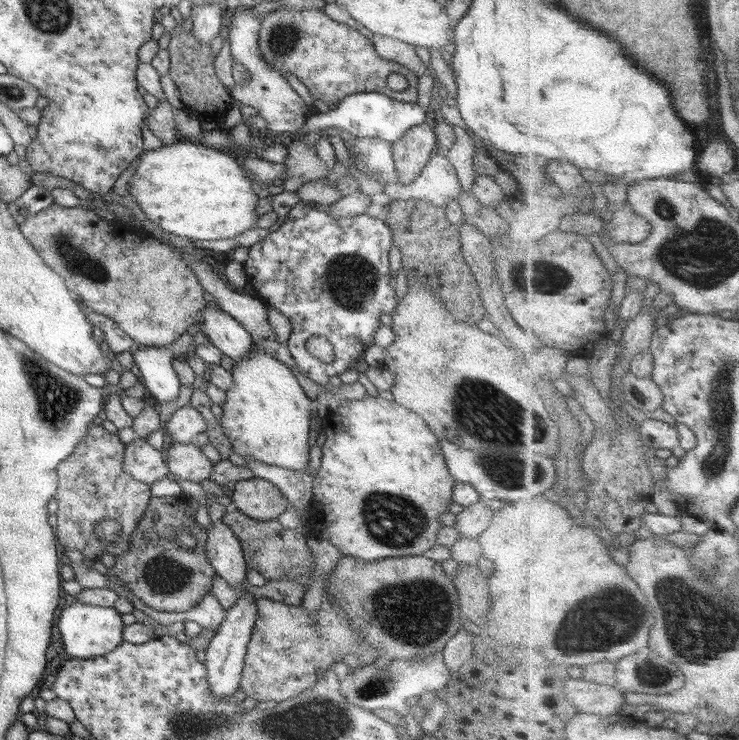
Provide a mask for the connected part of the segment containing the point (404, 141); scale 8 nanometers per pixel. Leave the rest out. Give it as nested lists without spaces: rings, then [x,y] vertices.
[[[430,122],[415,125],[409,128],[399,141],[392,144],[394,166],[396,166],[396,172],[398,172],[398,183],[410,184],[410,182],[414,182],[420,176],[424,165],[430,160],[430,155],[436,151],[437,136],[432,129],[433,124]]]

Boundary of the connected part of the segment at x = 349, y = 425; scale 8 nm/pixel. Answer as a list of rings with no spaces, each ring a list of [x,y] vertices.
[[[368,395],[366,398],[360,400],[346,400],[344,404],[340,404],[334,411],[330,411],[323,418],[322,432],[328,438],[322,447],[322,462],[320,462],[320,470],[318,470],[316,478],[314,478],[312,487],[313,503],[311,515],[313,522],[309,525],[309,528],[313,532],[313,536],[330,541],[340,550],[342,555],[352,556],[366,562],[402,556],[418,556],[436,545],[438,530],[443,527],[440,523],[440,517],[442,514],[449,512],[449,506],[453,503],[453,489],[459,483],[450,475],[443,454],[441,453],[439,439],[430,430],[422,416],[396,403],[396,401],[383,400]]]

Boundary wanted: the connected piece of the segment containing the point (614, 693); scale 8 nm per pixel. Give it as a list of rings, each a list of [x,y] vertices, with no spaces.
[[[568,677],[566,693],[582,713],[612,716],[612,714],[620,714],[620,710],[627,704],[627,693],[618,686],[597,684],[584,678],[572,679]]]

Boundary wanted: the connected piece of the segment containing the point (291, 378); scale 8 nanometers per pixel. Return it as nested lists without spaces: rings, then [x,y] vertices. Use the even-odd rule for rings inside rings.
[[[255,343],[246,358],[234,363],[230,373],[232,373],[232,387],[226,390],[225,402],[221,406],[222,416],[217,419],[232,443],[232,450],[246,461],[248,456],[251,460],[258,460],[263,464],[306,473],[310,459],[308,447],[310,413],[315,409],[315,405],[314,401],[304,393],[292,370]]]

